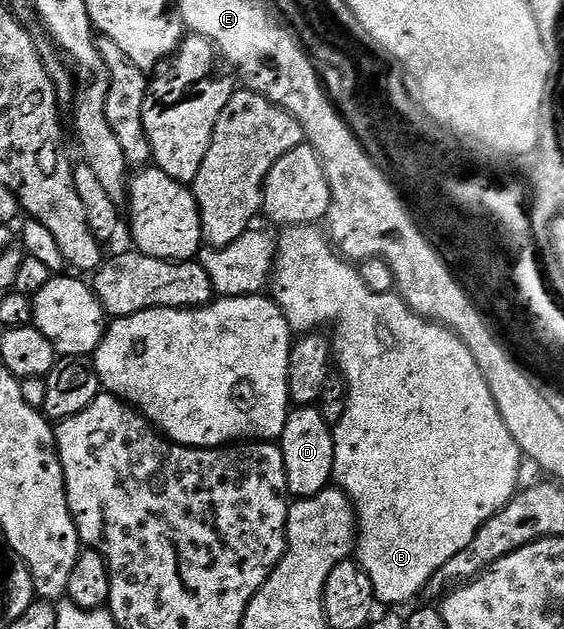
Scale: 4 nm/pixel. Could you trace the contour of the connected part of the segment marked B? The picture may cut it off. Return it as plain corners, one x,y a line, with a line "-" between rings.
307,225
304,227
288,227
281,233
282,236
277,236
276,239
276,258
274,260
274,270
272,272
272,298
278,307
284,313
284,317
290,322
290,330
294,333
314,333
319,329
326,329
329,323
334,323
338,319
338,324
334,327
334,335
332,334
332,359
342,372
341,378
346,385
346,396
348,397
348,409
344,413
344,417
340,417
338,423
333,424
332,430
334,432
334,478
333,482
337,484
343,493
350,498
350,503
354,507
354,513
358,521
358,538
356,540
356,562
359,567
362,567
368,573
368,577
372,581
372,589
374,590
374,598
381,604
384,603
406,603
409,599
414,599
417,595
421,596
426,589
426,583
433,577
433,575
442,568
448,561
452,561
452,557
456,557
456,553
460,553
464,549
468,549
468,545
476,537
476,533
483,527
497,511
502,510
511,499
514,498
516,492
519,490
518,484
518,470
524,464
524,456
521,449
516,445
516,441
512,441
512,433
508,433
508,425
504,425
504,417
500,417
500,409
496,409
496,401
492,397
492,393
488,389
488,385
484,381
484,377
480,373
480,369
476,365
476,361
472,357
472,353
468,353
468,349
462,343
454,332
449,331
448,328
443,327
440,323
435,323
429,319
424,319
411,309
410,306
403,301
402,296
397,293
385,295
384,293
372,293
372,289
368,289
368,285
364,285
359,268
353,262
347,261
338,254
333,243
325,234
318,232
319,228
314,225

